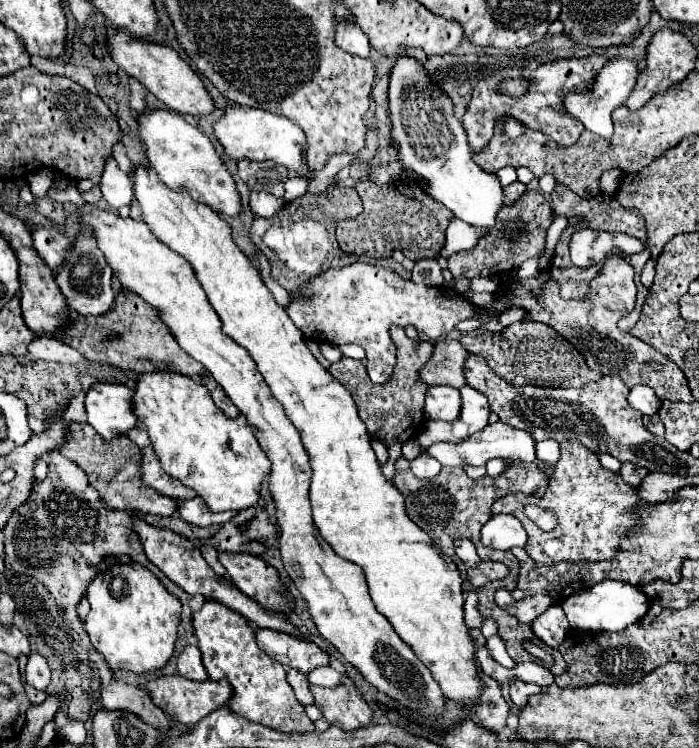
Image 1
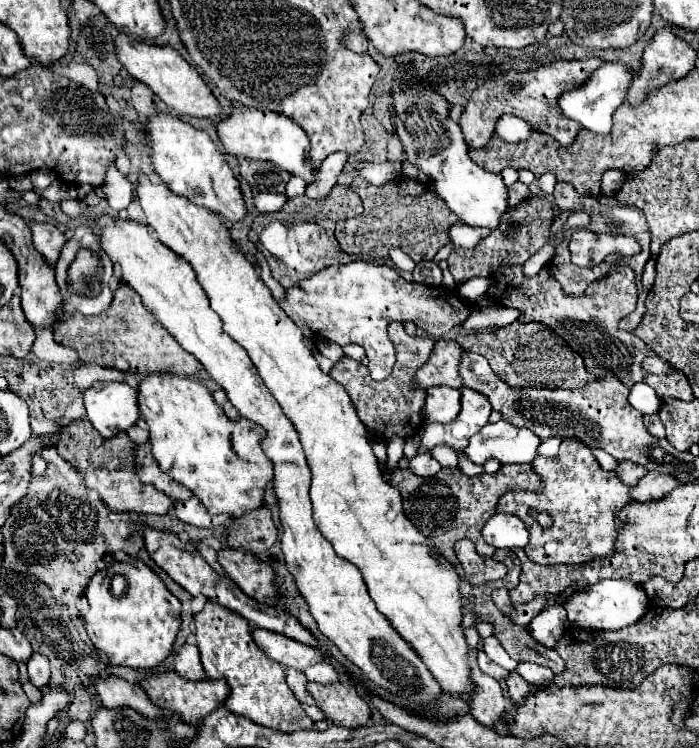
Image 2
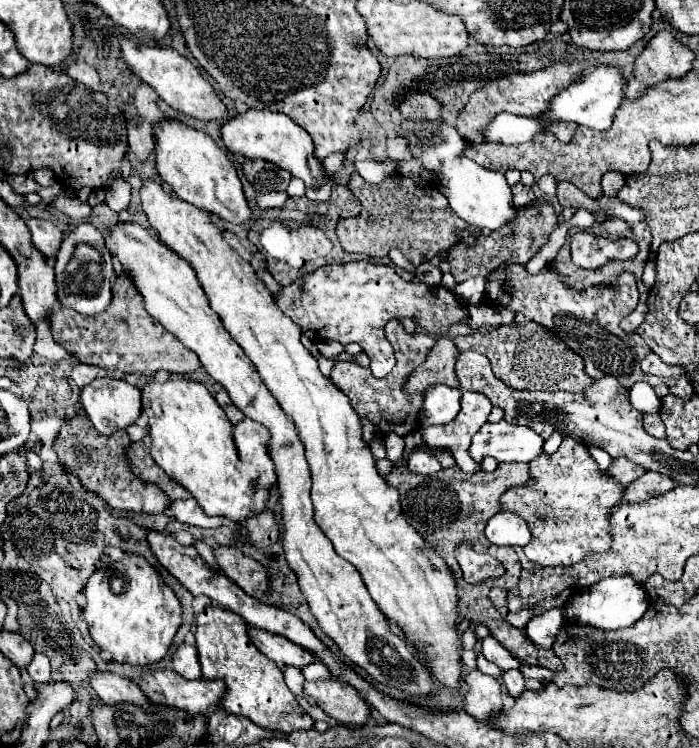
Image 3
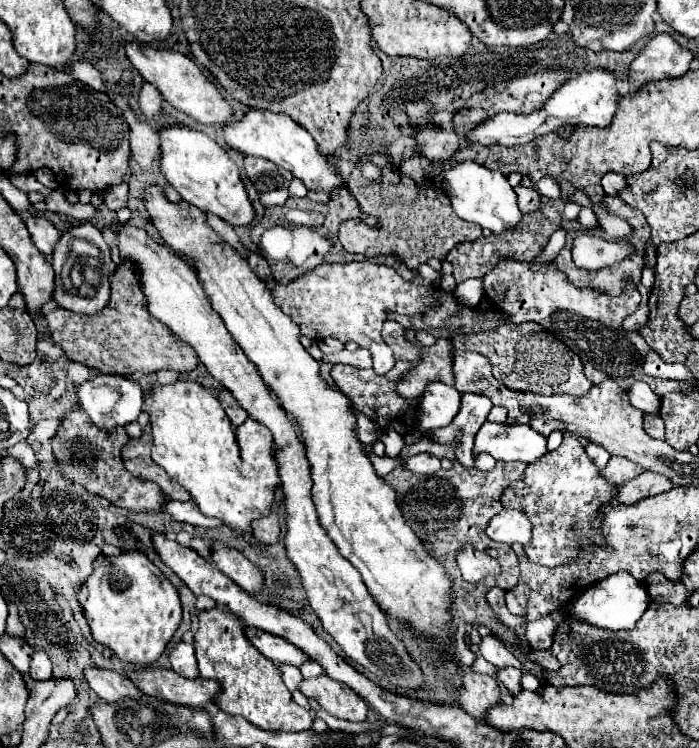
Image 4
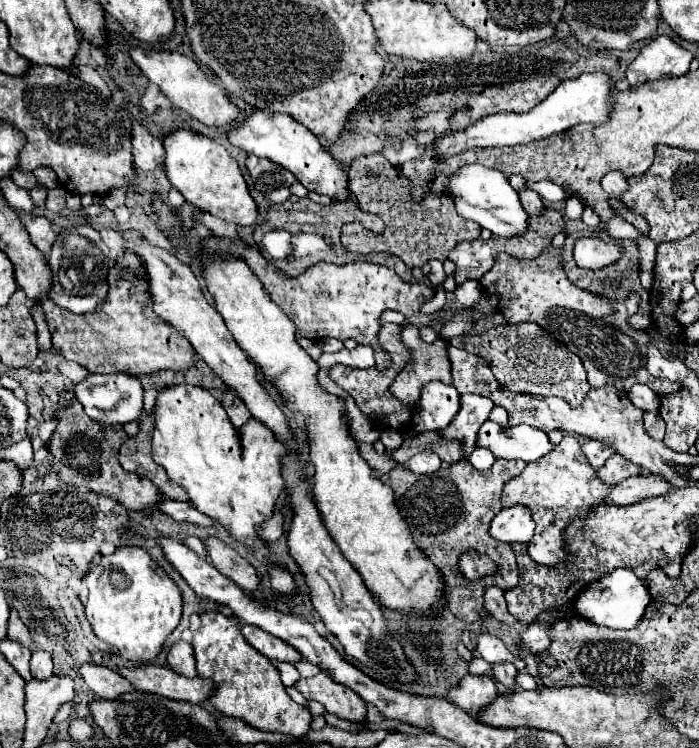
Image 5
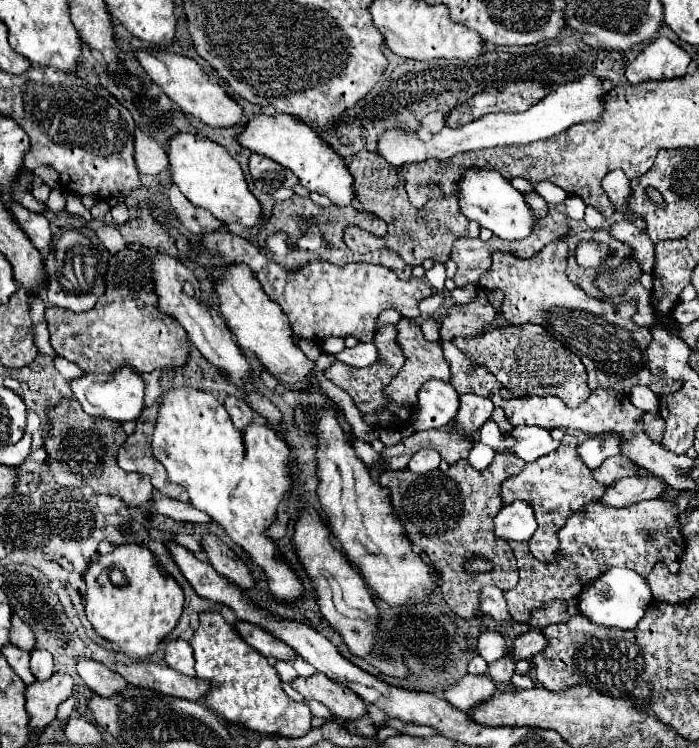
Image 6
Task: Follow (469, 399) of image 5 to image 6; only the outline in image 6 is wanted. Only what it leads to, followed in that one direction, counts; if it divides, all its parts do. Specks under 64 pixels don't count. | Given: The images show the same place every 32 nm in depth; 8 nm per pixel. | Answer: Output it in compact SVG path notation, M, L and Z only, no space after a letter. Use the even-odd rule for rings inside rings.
M478 394L460 396L460 410L456 414L456 424L452 426L452 432L458 432L468 440L472 440L476 430L490 418L492 410L494 404L490 398Z

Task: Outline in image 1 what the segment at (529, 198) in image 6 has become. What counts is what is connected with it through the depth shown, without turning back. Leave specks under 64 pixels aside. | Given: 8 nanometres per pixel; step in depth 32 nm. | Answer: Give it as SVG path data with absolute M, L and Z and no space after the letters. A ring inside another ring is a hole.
M516 181L509 186L504 187L504 204L514 204L524 192L526 192L527 187L520 181Z

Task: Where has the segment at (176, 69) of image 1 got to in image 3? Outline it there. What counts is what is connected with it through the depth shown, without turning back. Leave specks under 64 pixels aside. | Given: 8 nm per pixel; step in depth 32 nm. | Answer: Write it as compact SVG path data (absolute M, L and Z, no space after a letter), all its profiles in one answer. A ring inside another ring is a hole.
M122 36L120 38L120 54L122 54L124 64L130 68L130 72L136 74L148 86L152 86L156 90L156 94L174 110L178 110L186 116L198 118L198 120L208 120L208 122L210 120L224 122L228 118L226 106L216 96L214 88L204 80L200 70L190 60L180 56L174 48L146 46L146 44L138 44L138 42Z

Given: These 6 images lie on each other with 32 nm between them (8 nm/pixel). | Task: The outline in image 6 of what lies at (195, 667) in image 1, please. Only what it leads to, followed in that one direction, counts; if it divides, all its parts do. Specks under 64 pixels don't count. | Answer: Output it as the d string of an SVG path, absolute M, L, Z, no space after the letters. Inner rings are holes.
M180 638L166 644L166 664L186 676L196 676L192 646Z

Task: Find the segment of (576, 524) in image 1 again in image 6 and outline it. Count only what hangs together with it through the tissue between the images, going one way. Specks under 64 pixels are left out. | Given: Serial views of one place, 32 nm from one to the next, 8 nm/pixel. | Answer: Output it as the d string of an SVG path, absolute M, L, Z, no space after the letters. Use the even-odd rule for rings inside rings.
M566 434L556 452L526 464L518 476L512 476L502 484L502 504L524 500L532 506L538 528L532 540L528 542L530 554L536 560L542 560L548 564L558 558L558 546L560 546L558 530L566 524L568 516L582 510L590 502L600 502L600 498L604 496L604 490L606 486L592 476L592 470L578 456L578 438Z

